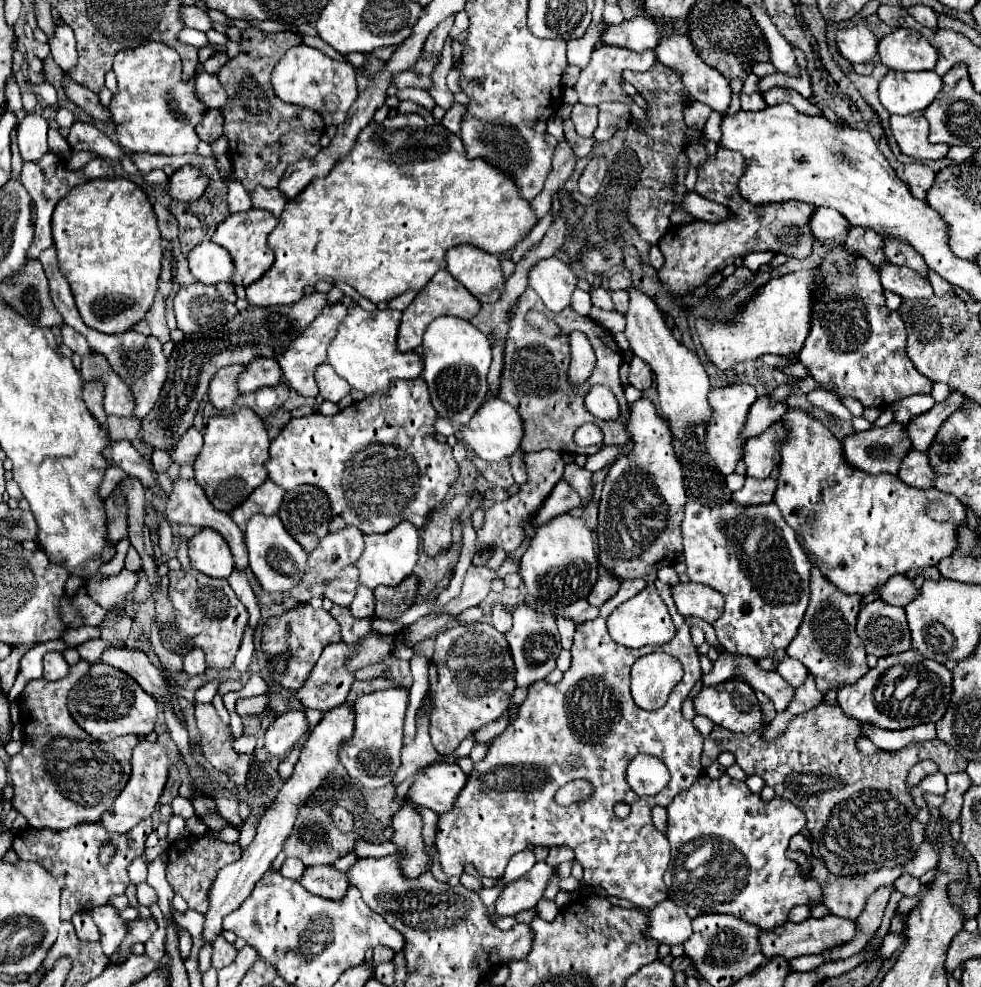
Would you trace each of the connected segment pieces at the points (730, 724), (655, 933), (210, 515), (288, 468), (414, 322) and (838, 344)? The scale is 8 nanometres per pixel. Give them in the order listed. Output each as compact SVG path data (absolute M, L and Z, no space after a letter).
M724 681L714 687L704 685L700 693L694 697L694 711L696 715L704 715L712 719L716 725L736 731L736 733L746 733L746 731L750 733L762 727L762 713L760 713L760 705L754 695L754 689L740 681Z
M664 899L654 905L654 909L646 913L646 917L648 925L642 935L648 939L656 939L658 943L678 945L684 943L692 933L690 917L672 899Z
M178 479L178 481L174 483L174 491L170 493L170 497L168 497L168 501L166 501L166 519L168 519L170 523L198 525L198 527L210 527L210 529L218 531L218 533L226 539L226 543L228 543L228 547L230 547L230 551L232 551L232 555L234 555L234 565L236 565L236 569L248 569L248 553L246 553L246 543L244 543L244 535L242 535L240 527L232 521L232 517L230 517L228 513L222 513L222 511L218 511L218 509L214 509L214 507L210 505L210 501L208 501L206 495L204 495L204 489L202 489L194 479L192 479L192 481Z
M422 377L418 379L412 379L412 381L392 381L388 391L386 393L374 393L370 395L368 399L360 401L360 403L354 403L342 411L338 411L336 415L332 417L326 417L326 415L318 415L318 413L312 413L308 417L300 417L300 419L290 419L290 423L280 431L280 435L272 441L272 447L270 447L270 461L266 463L266 469L268 469L268 475L270 479L284 487L286 491L298 487L298 485L314 485L318 487L320 491L326 493L328 501L330 501L330 509L332 509L332 521L330 521L330 533L346 527L346 525L356 525L362 533L386 533L388 529L396 527L400 521L410 521L416 529L422 529L428 513L434 511L434 507L446 497L450 485L456 481L458 477L458 463L454 461L452 457L452 447L448 443L436 443L432 439L434 435L434 421L436 421L438 413L434 413L434 407L430 405L430 397L428 397L428 389L426 389L426 383L422 381Z
M438 271L430 283L416 295L416 299L404 309L402 323L398 327L398 349L400 351L414 351L422 343L422 333L428 327L428 323L440 315L454 315L460 319L472 319L480 309L478 299L462 285L458 283L448 271Z
M842 243L832 245L832 249L822 257L820 273L812 279L812 313L810 313L810 333L800 351L800 363L804 363L810 375L824 387L834 387L840 395L858 399L864 407L888 407L910 395L930 393L932 381L922 377L912 361L906 357L906 329L896 311L888 311L884 305L884 289L880 277L860 253L848 251Z

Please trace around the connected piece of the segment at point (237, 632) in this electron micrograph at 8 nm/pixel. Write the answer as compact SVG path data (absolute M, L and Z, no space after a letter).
M194 567L170 571L168 599L174 607L174 623L160 631L160 641L164 647L178 651L178 645L192 645L192 649L202 649L206 655L206 665L210 669L230 669L234 655L240 649L246 625L248 609L232 591L226 579L208 577Z

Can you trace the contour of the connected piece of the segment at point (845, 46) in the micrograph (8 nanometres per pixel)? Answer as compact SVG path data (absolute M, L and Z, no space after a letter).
M866 25L838 31L838 51L850 63L874 63L878 59L878 37Z

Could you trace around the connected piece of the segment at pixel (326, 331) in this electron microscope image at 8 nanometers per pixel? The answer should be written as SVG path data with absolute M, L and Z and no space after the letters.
M338 303L338 305L324 307L320 311L320 315L288 345L288 349L276 357L276 361L282 369L282 383L286 383L290 389L294 389L296 393L300 393L304 397L316 397L318 395L318 387L314 381L314 369L316 369L316 365L326 361L326 349L328 349L330 341L334 339L336 327L342 321L342 317L346 317L346 305Z

